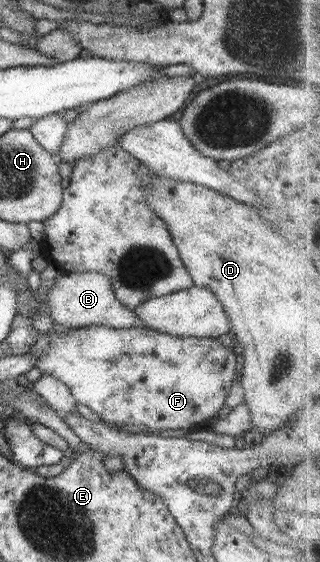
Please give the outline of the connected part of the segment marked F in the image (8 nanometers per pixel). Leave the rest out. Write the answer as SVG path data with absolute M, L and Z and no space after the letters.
M92 325L70 329L63 337L40 334L26 353L37 354L34 366L61 380L71 390L76 402L92 409L101 422L142 425L149 432L192 430L208 425L225 407L224 400L230 394L234 374L240 369L238 351L224 346L218 339L172 336L144 326L115 329Z

